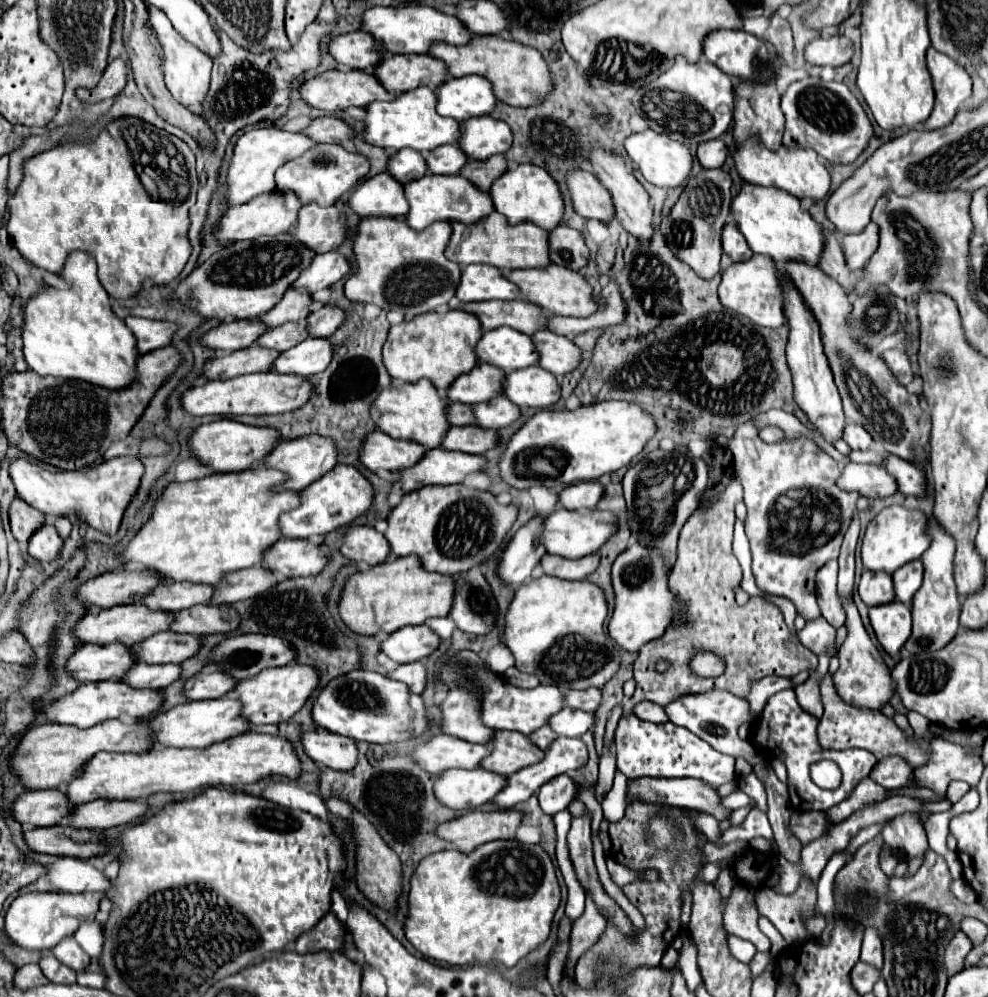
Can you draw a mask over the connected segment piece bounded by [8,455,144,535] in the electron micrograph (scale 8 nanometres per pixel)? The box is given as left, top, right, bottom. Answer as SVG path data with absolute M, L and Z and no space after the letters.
M24 457L10 459L8 473L12 477L12 483L18 491L18 497L24 499L34 509L50 515L60 517L68 515L70 511L80 513L80 517L94 529L114 535L120 527L122 513L126 505L130 503L134 491L138 489L140 477L144 473L144 465L138 457L114 457L110 461L104 461L92 469L80 469L80 471L48 471L40 467L38 461L30 461Z

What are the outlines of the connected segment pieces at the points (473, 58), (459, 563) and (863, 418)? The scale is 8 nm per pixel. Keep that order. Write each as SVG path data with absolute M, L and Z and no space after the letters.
M474 35L462 47L454 47L448 43L432 43L430 55L442 59L452 77L464 77L472 73L486 77L492 83L496 99L512 107L536 105L552 89L550 71L540 51L534 47L526 47L518 41L506 41L496 35Z
M428 485L406 493L388 515L386 541L394 555L418 555L426 571L464 573L494 555L516 521L514 505L500 505L488 491L464 485Z
M788 261L784 269L798 287L798 291L802 293L812 313L818 317L824 353L830 361L836 387L844 403L846 419L864 425L864 429L872 435L872 439L888 453L898 455L906 461L922 459L930 435L930 417L920 407L920 397L910 395L906 387L902 387L892 377L890 369L880 359L880 355L858 345L858 341L854 341L854 337L848 333L846 321L850 317L852 305L846 297L846 291L838 285L838 281L822 273L820 267L814 269L812 265L798 265L798 261Z

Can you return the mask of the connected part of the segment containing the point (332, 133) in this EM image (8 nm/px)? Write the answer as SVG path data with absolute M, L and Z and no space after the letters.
M336 117L312 119L312 123L304 127L300 133L310 137L316 143L338 143L340 139L352 137L352 129L342 119L336 119Z

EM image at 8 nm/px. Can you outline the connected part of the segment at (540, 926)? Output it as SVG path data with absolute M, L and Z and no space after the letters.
M490 841L476 851L438 851L424 857L412 873L408 893L406 939L430 959L444 959L450 965L502 965L514 967L522 957L542 945L550 933L552 917L560 905L560 887L554 865L540 845L520 841Z

